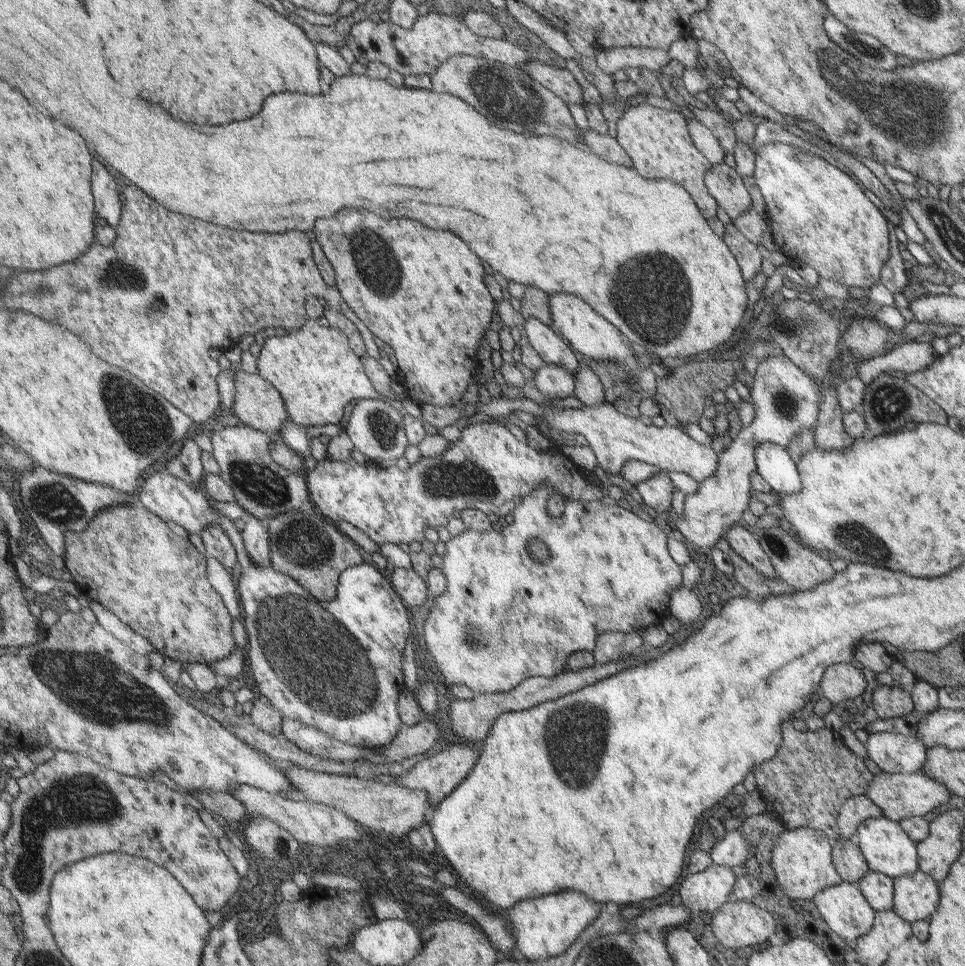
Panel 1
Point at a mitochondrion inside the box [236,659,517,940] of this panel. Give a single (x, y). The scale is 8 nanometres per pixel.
(394, 868)

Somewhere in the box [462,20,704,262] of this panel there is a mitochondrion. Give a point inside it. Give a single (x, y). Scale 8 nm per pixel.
(507, 93)

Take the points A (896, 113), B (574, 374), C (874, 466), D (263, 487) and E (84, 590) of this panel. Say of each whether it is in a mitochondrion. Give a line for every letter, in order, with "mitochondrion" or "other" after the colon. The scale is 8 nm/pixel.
A: mitochondrion
B: other
C: other
D: mitochondrion
E: other

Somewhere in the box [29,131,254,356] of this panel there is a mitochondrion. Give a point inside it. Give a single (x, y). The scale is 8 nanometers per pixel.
(120, 277)

